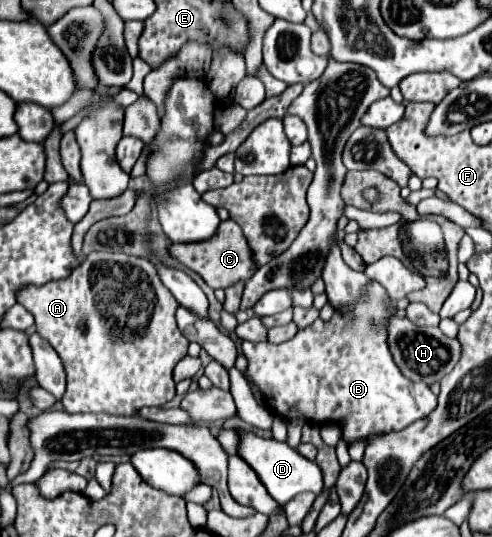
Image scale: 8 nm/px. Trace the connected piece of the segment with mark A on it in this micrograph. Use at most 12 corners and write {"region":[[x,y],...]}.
{"region":[[92,251],[18,303],[68,413],[174,399],[188,339],[148,259]]}

